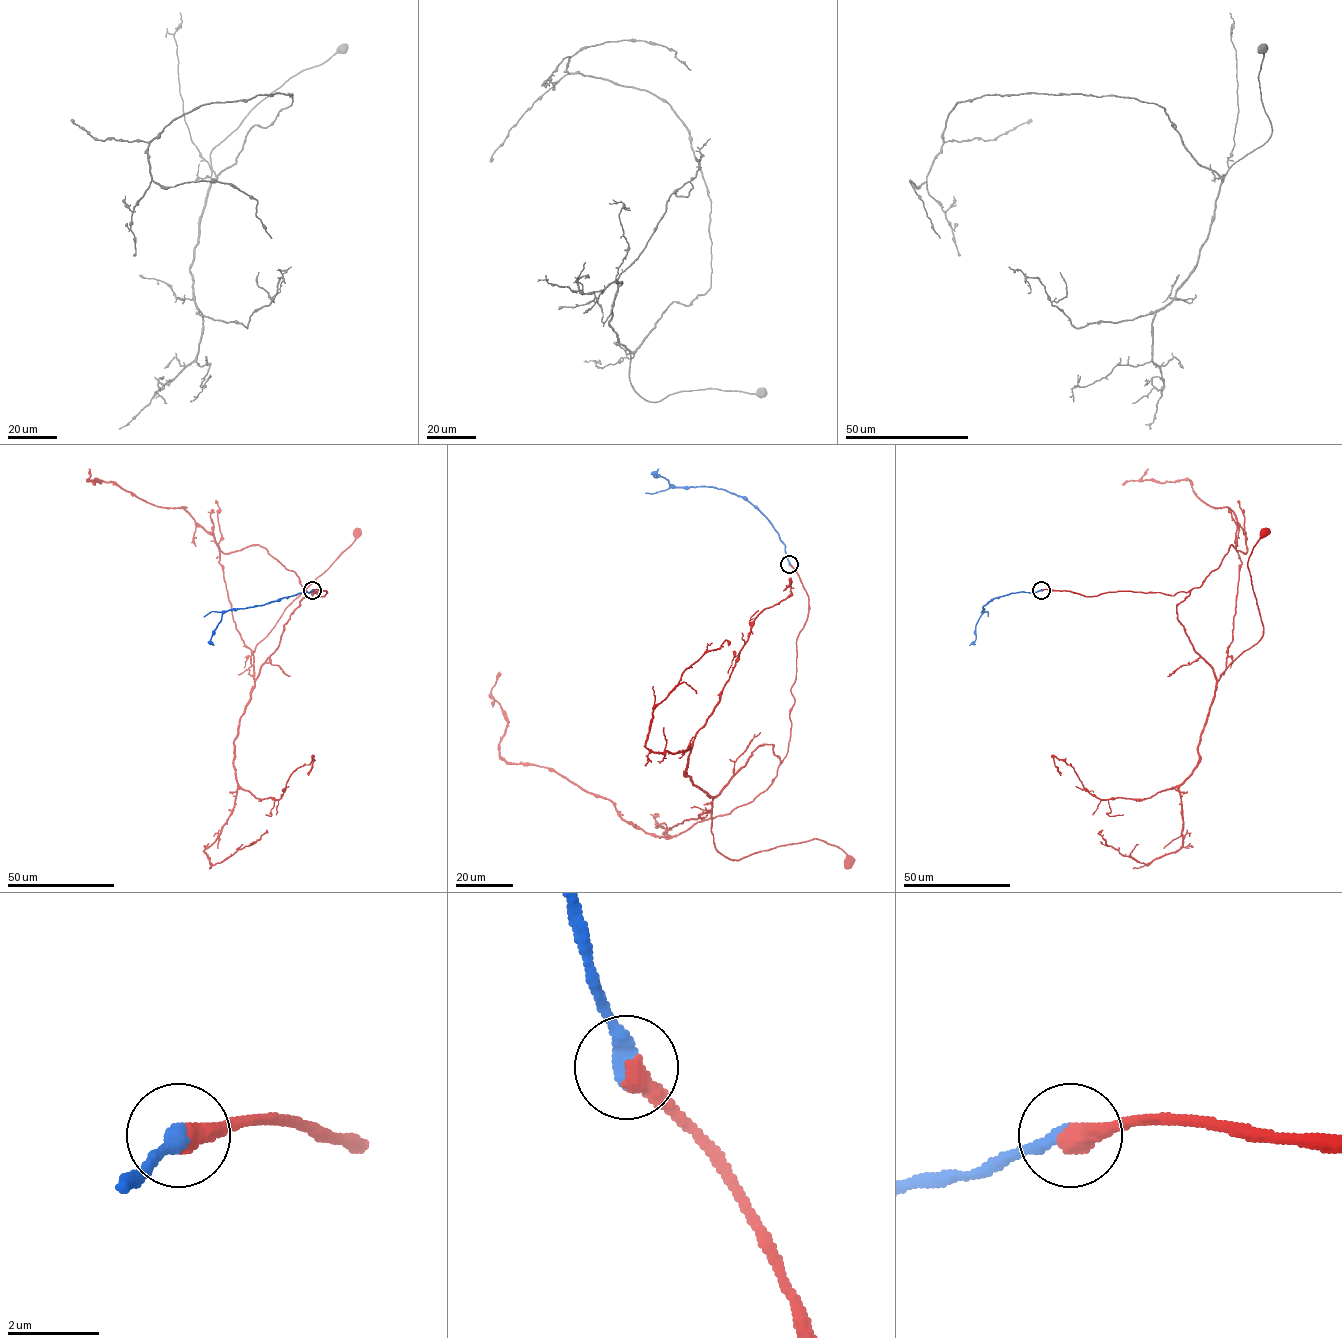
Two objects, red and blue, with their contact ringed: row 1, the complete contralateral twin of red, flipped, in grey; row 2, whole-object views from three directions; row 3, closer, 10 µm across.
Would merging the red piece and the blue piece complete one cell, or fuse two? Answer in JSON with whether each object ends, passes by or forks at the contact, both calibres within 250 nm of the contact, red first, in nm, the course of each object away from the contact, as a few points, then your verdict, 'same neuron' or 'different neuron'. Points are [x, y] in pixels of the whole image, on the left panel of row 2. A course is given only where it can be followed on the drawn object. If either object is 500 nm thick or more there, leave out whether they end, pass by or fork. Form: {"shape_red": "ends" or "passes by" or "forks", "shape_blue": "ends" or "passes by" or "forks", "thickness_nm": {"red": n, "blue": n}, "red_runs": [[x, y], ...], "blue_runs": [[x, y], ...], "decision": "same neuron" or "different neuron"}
{"shape_red": "ends", "shape_blue": "ends", "thickness_nm": {"red": 480, "blue": 440}, "red_runs": [[312, 590], [327, 591], [323, 596], [307, 591], [254, 680], [255, 647], [349, 546], [356, 531]], "blue_runs": [[312, 590], [262, 605], [226, 611], [210, 640], [214, 645]], "decision": "same neuron"}

